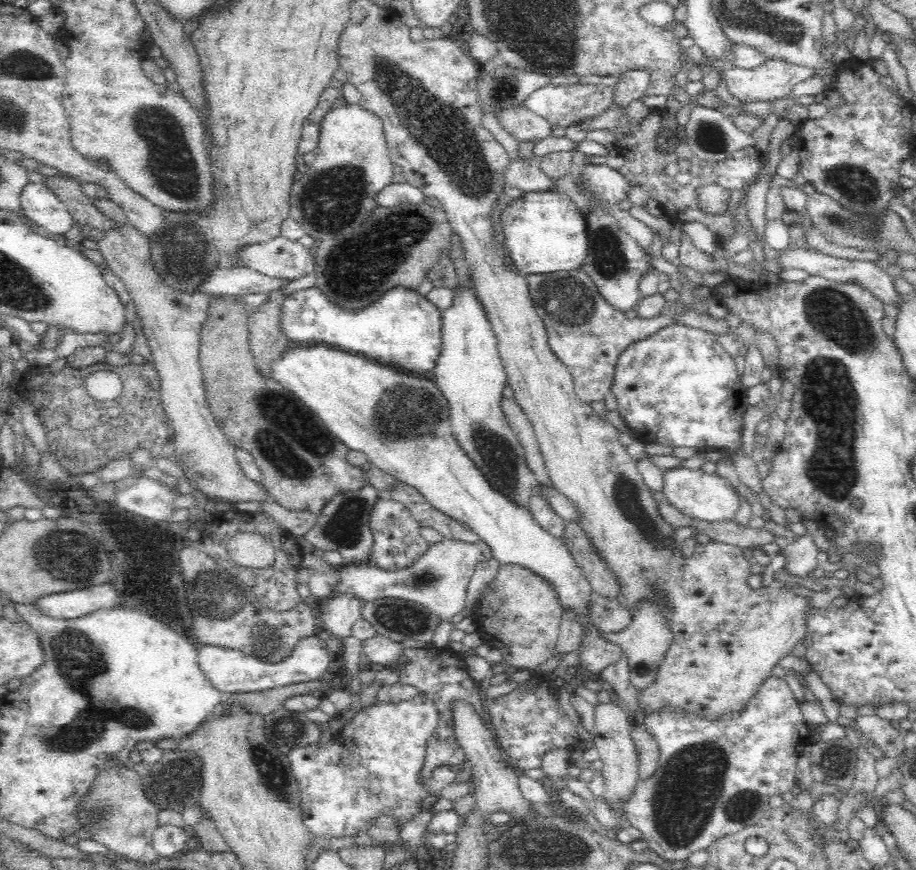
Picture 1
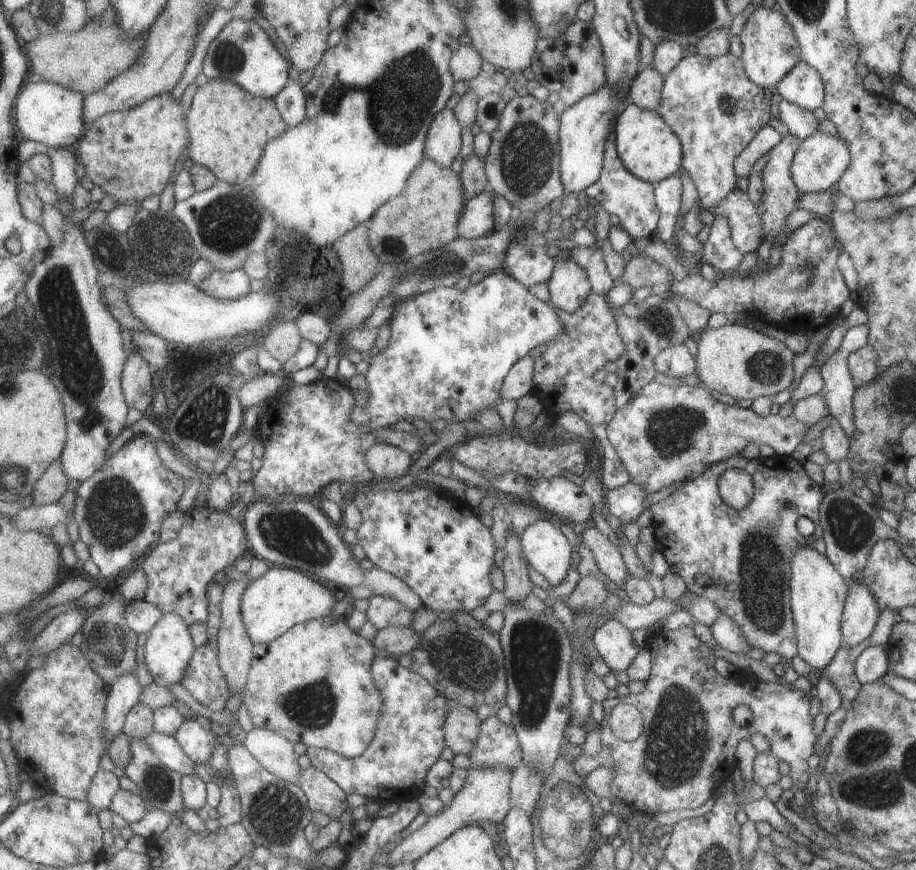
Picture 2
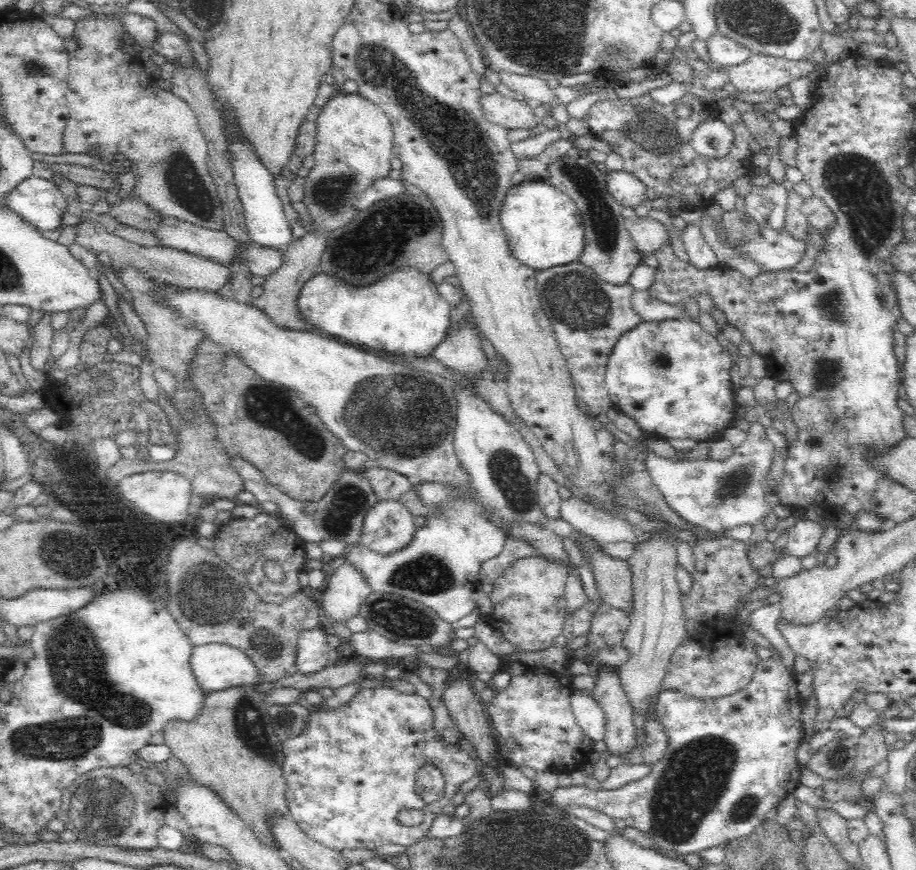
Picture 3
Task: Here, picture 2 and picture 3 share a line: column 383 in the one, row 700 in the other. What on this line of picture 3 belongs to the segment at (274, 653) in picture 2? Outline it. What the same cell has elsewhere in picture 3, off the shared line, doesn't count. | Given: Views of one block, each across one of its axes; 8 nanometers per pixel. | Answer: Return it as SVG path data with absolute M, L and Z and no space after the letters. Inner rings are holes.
M728 536L701 537L693 547L694 574L692 574L692 587L686 596L680 594L682 615L684 615L684 629L686 636L674 650L670 658L665 678L661 685L660 694L664 692L682 692L695 700L720 700L722 697L732 696L750 684L757 666L762 659L756 654L756 644L749 636L747 630L753 629L751 623L742 625L740 612L744 610L746 602L742 600L759 580L758 570L751 566L747 558L748 542L742 542Z

